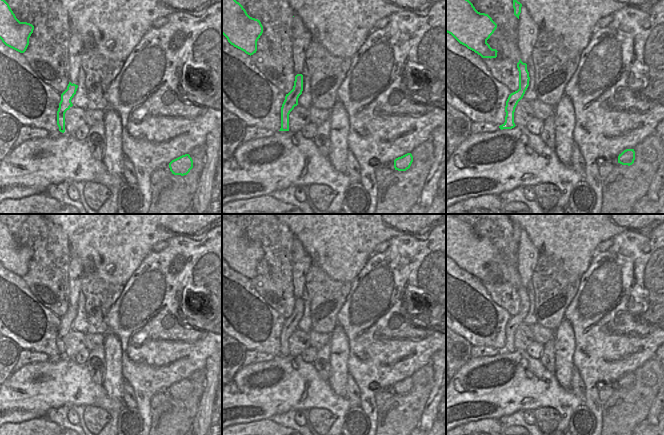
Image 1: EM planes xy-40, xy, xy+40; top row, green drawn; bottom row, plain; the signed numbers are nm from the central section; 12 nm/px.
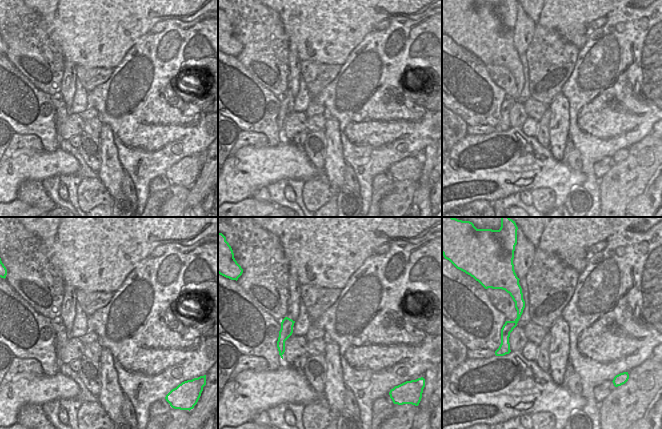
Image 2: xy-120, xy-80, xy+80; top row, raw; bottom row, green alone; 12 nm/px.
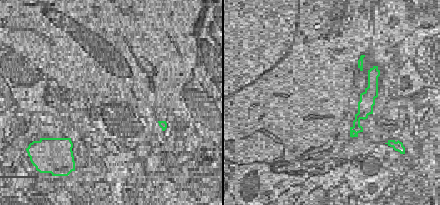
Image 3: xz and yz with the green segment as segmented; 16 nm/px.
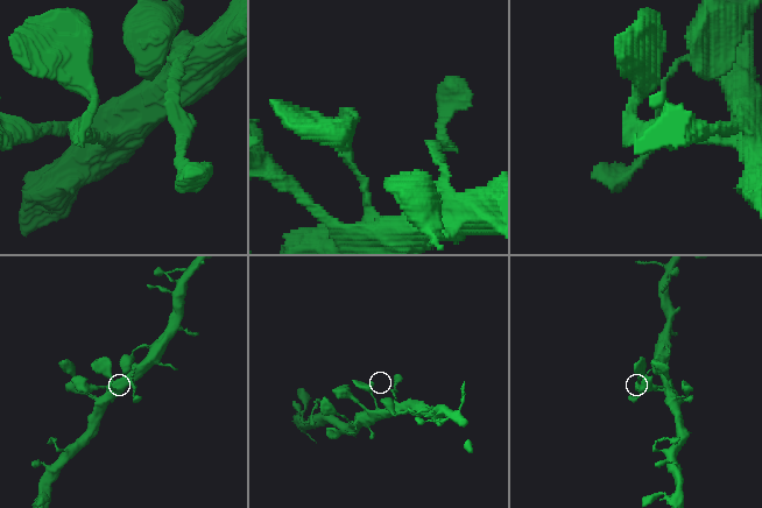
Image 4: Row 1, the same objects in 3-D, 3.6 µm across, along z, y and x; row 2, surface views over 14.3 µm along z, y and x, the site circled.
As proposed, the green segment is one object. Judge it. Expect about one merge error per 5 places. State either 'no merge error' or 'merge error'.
merge error

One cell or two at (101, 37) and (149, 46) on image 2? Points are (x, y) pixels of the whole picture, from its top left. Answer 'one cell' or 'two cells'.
two cells

